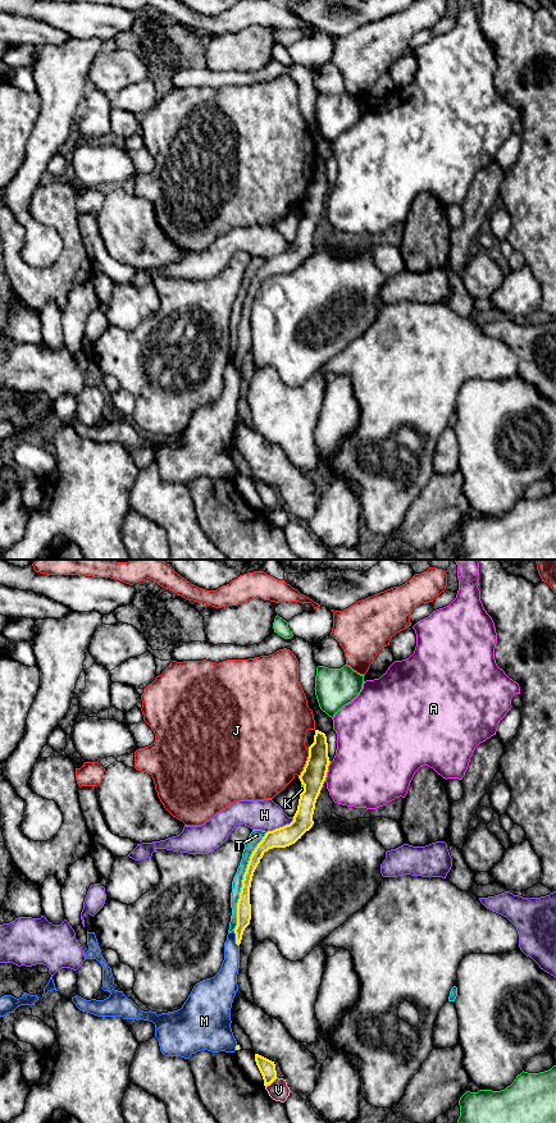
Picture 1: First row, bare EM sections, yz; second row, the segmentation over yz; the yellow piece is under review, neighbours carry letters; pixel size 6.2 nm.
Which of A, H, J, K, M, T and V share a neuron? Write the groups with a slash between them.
A / H / J M / K / T / V

